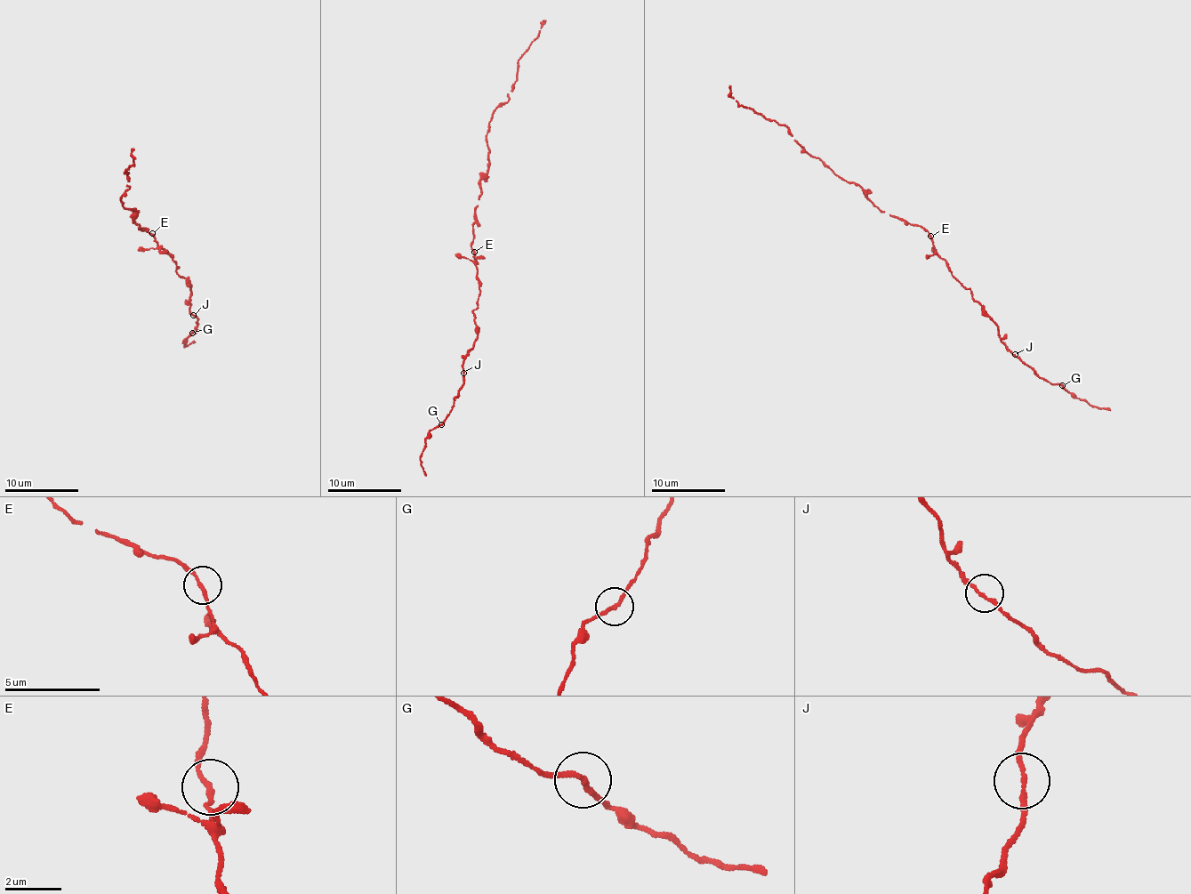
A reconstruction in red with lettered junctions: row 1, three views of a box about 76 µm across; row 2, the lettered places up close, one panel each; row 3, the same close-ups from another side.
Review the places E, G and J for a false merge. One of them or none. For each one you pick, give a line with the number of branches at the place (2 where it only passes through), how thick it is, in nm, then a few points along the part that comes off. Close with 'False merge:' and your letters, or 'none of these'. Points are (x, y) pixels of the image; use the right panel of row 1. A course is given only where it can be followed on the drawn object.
False merge: none of these

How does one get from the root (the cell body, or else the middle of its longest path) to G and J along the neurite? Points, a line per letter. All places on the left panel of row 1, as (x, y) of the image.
G: (152, 235), (173, 260), (177, 274), (190, 285), (189, 309), (198, 320), (197, 331), (191, 332)
J: (152, 235), (158, 245), (173, 260), (177, 274), (190, 285), (189, 309), (194, 314)

